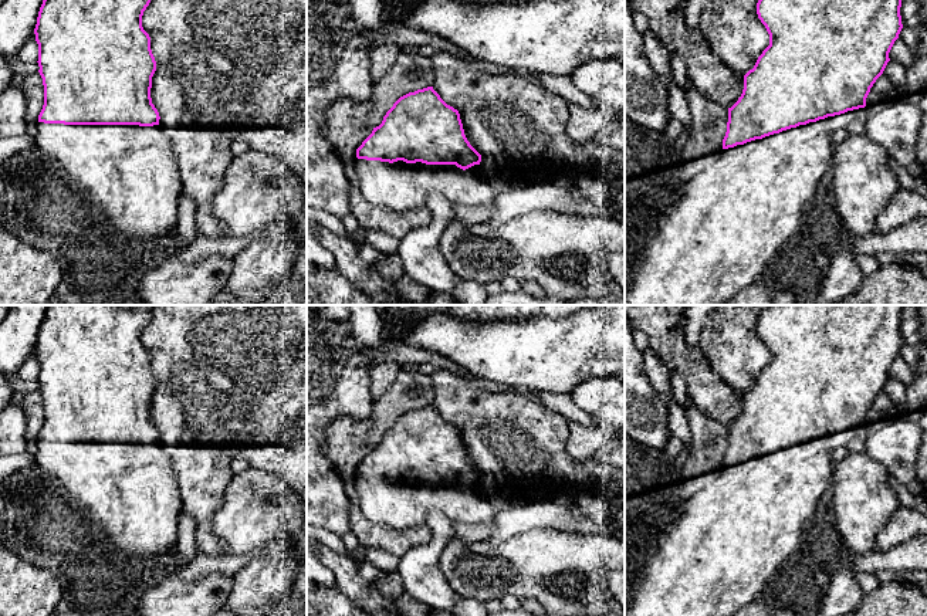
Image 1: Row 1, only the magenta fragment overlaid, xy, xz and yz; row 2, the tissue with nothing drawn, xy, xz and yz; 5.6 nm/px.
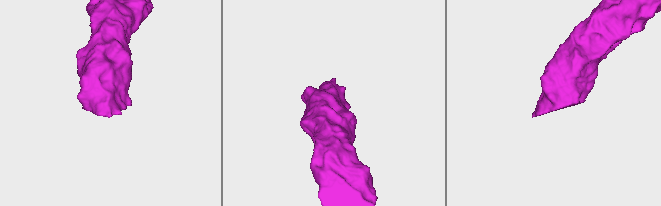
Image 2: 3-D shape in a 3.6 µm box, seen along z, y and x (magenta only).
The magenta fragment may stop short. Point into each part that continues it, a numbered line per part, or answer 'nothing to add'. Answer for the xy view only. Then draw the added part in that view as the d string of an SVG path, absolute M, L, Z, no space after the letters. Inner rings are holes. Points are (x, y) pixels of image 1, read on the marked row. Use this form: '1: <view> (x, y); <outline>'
1: xy (131, 172); M37 123L35 146L54 158L79 190L101 207L116 234L149 241L176 231L182 194L173 145L162 125Z

